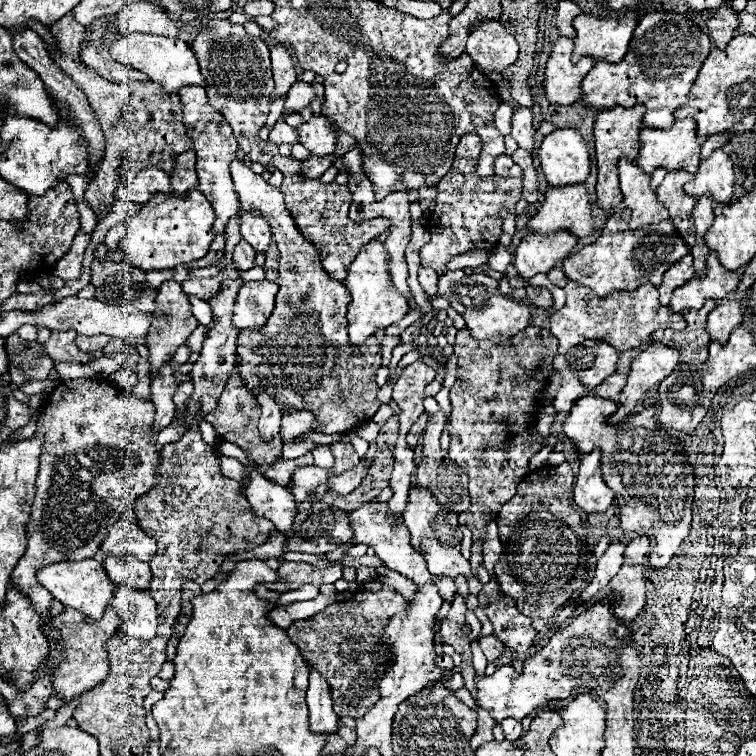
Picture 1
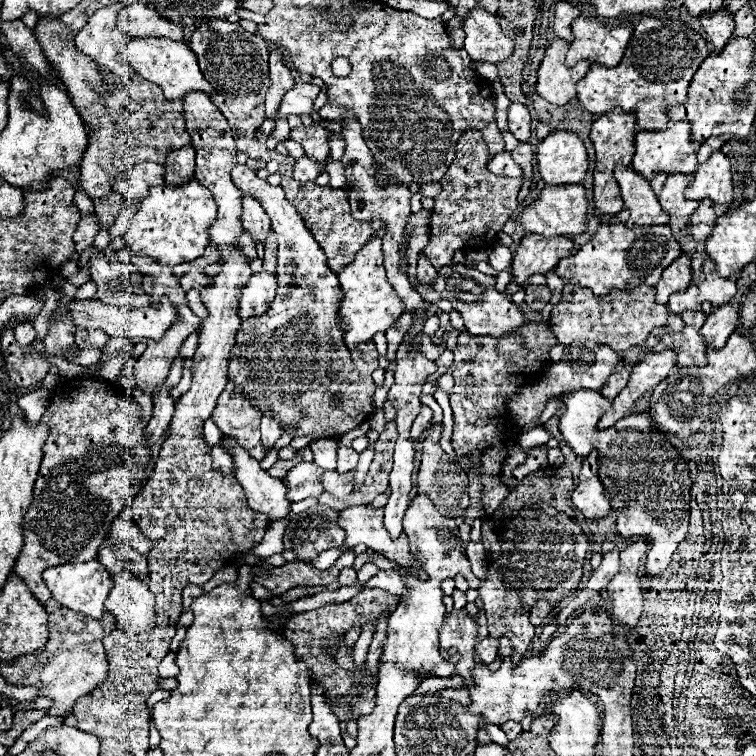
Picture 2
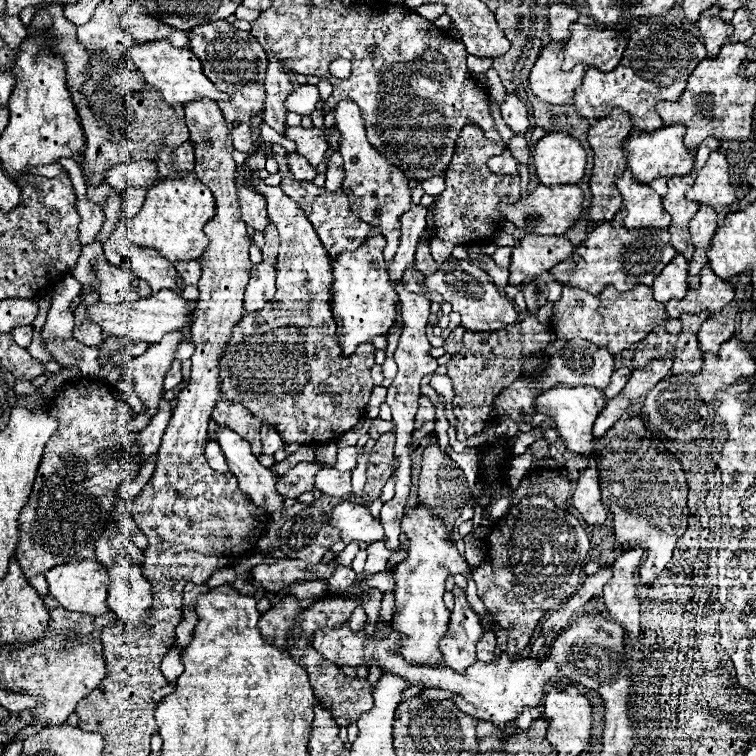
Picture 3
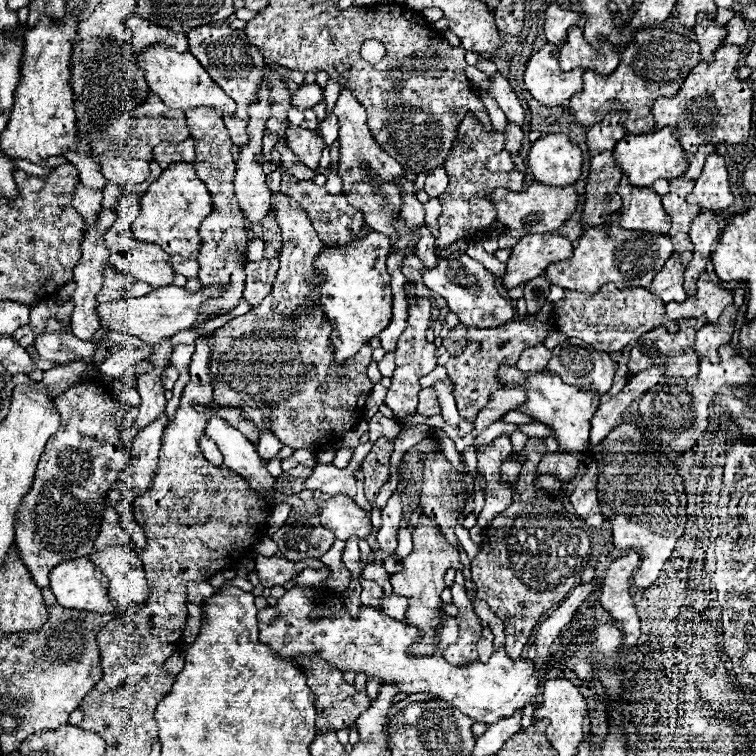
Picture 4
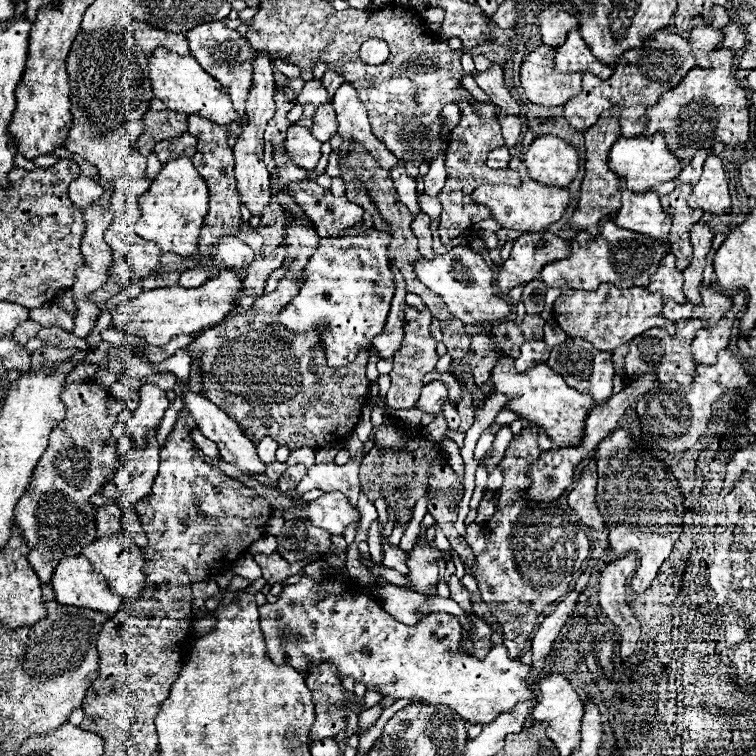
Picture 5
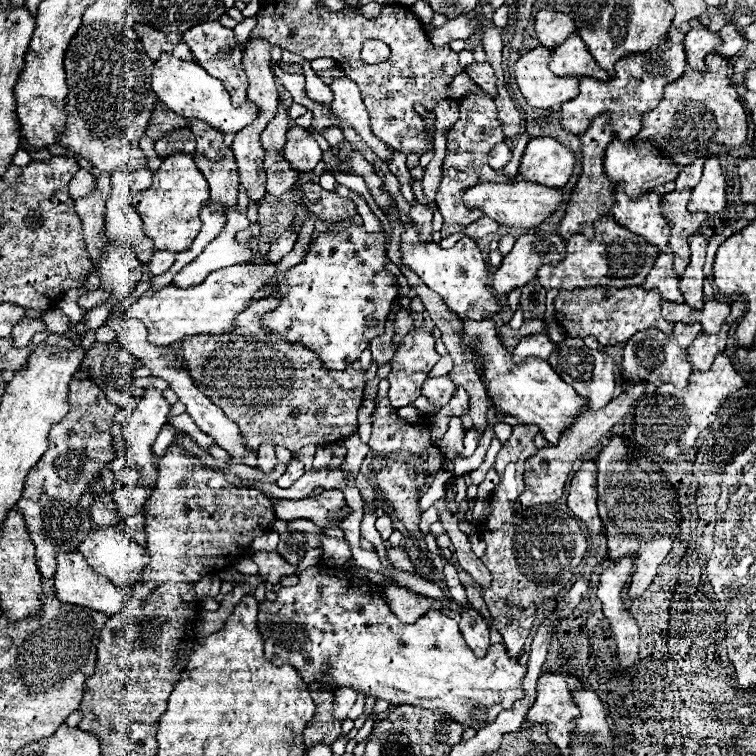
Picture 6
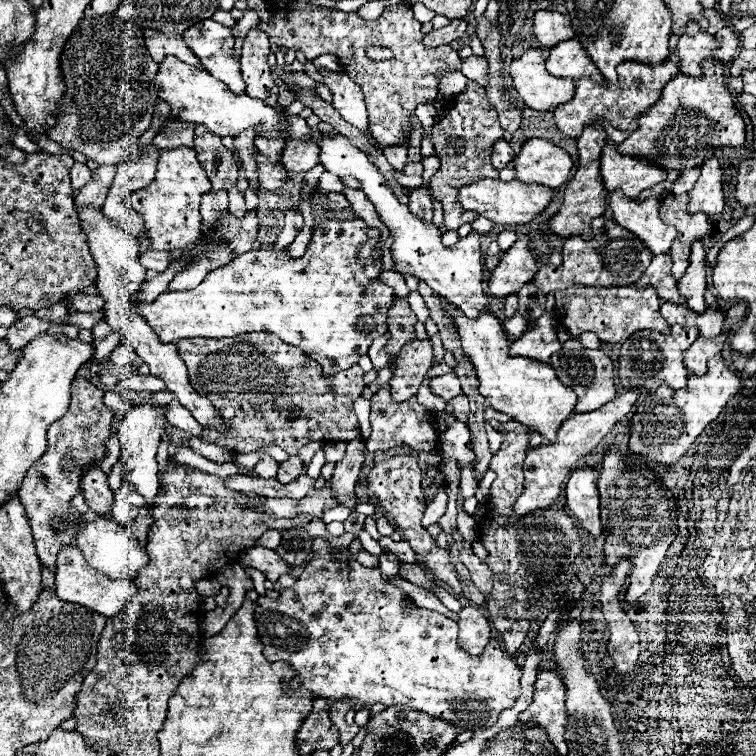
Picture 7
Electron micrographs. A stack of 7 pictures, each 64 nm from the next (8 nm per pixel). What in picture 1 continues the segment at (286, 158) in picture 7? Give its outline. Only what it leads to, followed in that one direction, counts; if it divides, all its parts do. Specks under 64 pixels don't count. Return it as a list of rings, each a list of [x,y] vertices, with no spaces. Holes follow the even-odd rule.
[[[324,114],[312,116],[308,122],[298,126],[300,138],[298,142],[308,148],[314,156],[328,156],[334,152],[338,142],[338,132],[334,130],[334,124]]]

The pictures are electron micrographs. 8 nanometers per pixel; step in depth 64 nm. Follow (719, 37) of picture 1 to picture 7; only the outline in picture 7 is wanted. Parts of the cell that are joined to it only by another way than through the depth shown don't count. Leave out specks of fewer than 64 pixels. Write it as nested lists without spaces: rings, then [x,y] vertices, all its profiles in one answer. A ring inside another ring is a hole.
[[[690,22],[676,46],[676,52],[682,60],[680,72],[686,76],[702,76],[700,62],[706,60],[712,54],[712,50],[718,46],[720,46],[720,42],[716,40],[714,34],[708,34],[704,30],[700,30],[700,26],[696,22]]]

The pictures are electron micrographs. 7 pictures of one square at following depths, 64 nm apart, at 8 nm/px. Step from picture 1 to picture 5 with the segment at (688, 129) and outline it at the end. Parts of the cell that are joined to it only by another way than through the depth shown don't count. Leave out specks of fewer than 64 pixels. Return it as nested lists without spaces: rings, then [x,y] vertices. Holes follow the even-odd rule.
[[[656,132],[654,136],[638,136],[638,138],[620,138],[616,140],[616,144],[610,150],[610,162],[608,166],[626,180],[628,190],[632,192],[644,192],[650,190],[652,186],[666,182],[666,180],[674,180],[680,170],[686,166],[686,160],[676,158],[666,144],[666,138],[662,132]]]

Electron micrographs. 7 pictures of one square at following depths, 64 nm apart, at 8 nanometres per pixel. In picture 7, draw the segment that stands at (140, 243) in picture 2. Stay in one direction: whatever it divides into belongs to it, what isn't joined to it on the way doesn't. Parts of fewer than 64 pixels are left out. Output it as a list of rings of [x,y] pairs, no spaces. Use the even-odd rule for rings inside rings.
[[[176,148],[176,150],[162,150],[160,152],[160,160],[158,160],[158,170],[156,170],[156,178],[150,186],[132,192],[130,194],[130,206],[136,208],[140,212],[140,216],[144,218],[144,226],[146,226],[146,236],[152,240],[150,248],[152,250],[184,250],[188,248],[188,244],[194,244],[200,238],[200,198],[210,192],[210,180],[206,178],[204,168],[200,166],[200,162],[196,160],[196,152],[190,148]]]

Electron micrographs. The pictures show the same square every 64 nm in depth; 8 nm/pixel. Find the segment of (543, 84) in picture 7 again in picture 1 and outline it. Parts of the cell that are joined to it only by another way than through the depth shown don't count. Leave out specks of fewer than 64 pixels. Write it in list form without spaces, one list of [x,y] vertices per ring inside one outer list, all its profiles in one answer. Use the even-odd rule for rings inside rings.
[[[560,36],[554,46],[552,54],[546,64],[546,96],[550,102],[566,106],[574,104],[582,96],[582,80],[594,68],[596,58],[584,56],[576,64],[570,62],[570,52],[574,48],[574,40]]]

